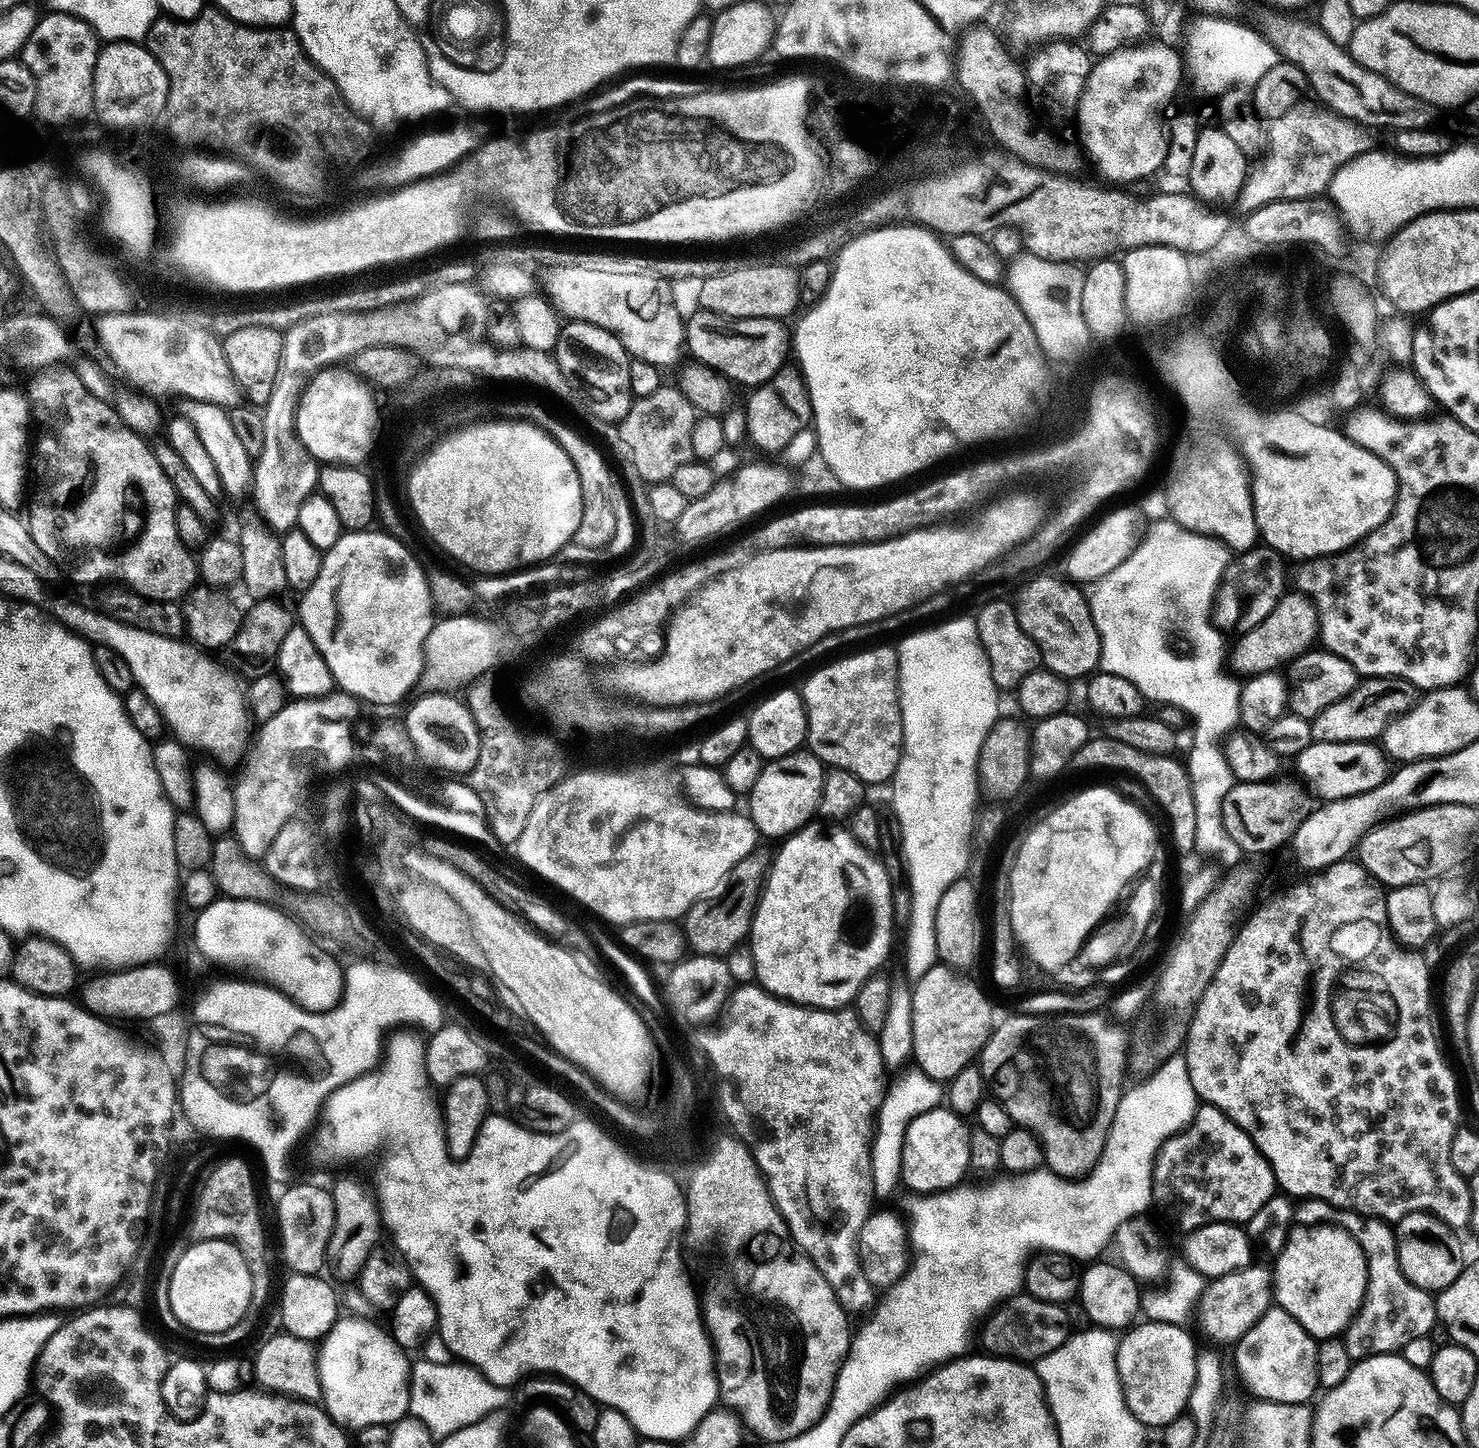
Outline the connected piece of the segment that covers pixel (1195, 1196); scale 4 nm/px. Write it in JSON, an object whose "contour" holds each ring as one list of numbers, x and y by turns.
{"contour":[[1201,1103,1196,1109,1196,1117,1179,1134,1171,1136,1169,1140,1164,1141,1164,1145,1160,1147,1160,1153,1157,1154,1156,1160,1152,1164,1152,1204,1155,1207,1160,1207,1161,1214,1166,1219,1173,1220,1178,1227,1184,1228,1183,1230,1201,1228,1203,1224,1247,1225,1248,1220,1254,1218,1254,1214,1258,1214,1258,1210,1262,1210,1262,1206,1266,1206,1268,1199,1271,1196,1277,1195,1277,1192,1278,1185,1276,1183,1276,1176,1272,1173,1272,1168,1268,1164,1266,1157,1258,1151,1251,1138,1228,1115,1222,1110,1218,1110,1212,1104]]}

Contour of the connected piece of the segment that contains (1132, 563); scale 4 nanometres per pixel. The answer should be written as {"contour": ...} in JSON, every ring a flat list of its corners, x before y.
{"contour":[[1170,518,1163,519,1158,521,1153,528,1151,525,1147,529,1144,539,1136,547,1134,554,1130,554,1130,558,1126,558,1126,562,1122,562,1122,566,1114,566,1114,570,1110,570,1110,574,1091,581,1087,585,1088,609,1094,618,1094,626,1100,635,1099,671,1118,674,1122,678,1126,678,1126,682,1134,682,1134,686,1144,696,1145,701,1152,702,1152,700,1157,700,1160,704,1173,704,1174,707,1181,708,1186,715,1193,716,1200,724,1239,725,1241,685,1238,683,1235,675,1229,674,1227,671,1224,671,1224,673,1220,670,1220,666,1222,668,1226,662,1225,637,1220,629,1213,626,1210,619,1212,601,1216,597,1216,588,1220,584,1220,579,1223,578,1224,572,1230,563,1230,549,1227,544,1214,539,1212,536,1203,536,1197,532,1186,530,1182,526,1178,526]]}

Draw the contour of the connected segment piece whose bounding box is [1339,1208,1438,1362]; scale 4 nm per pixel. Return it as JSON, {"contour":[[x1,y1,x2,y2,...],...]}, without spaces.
{"contour":[[1339,1208,1341,1228,1345,1228,1362,1246,1362,1254,1368,1267,1366,1294,1360,1309,1348,1323,1342,1333,1346,1354,1353,1362,1364,1360,1368,1356,1381,1356,1387,1352,1399,1353,1414,1338,1422,1338,1431,1333,1436,1325,1436,1302,1433,1293,1414,1286,1402,1274,1396,1257,1396,1233,1393,1225,1376,1216,1364,1216,1361,1212,1351,1212]]}

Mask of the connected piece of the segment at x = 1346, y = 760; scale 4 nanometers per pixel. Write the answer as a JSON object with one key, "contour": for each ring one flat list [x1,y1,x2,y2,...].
{"contour":[[1313,740,1306,750,1294,758,1300,777,1313,797,1321,796,1321,801,1345,800,1351,796,1361,796,1366,790,1382,786,1390,776,1390,757,1379,743,1362,742,1322,742]]}

